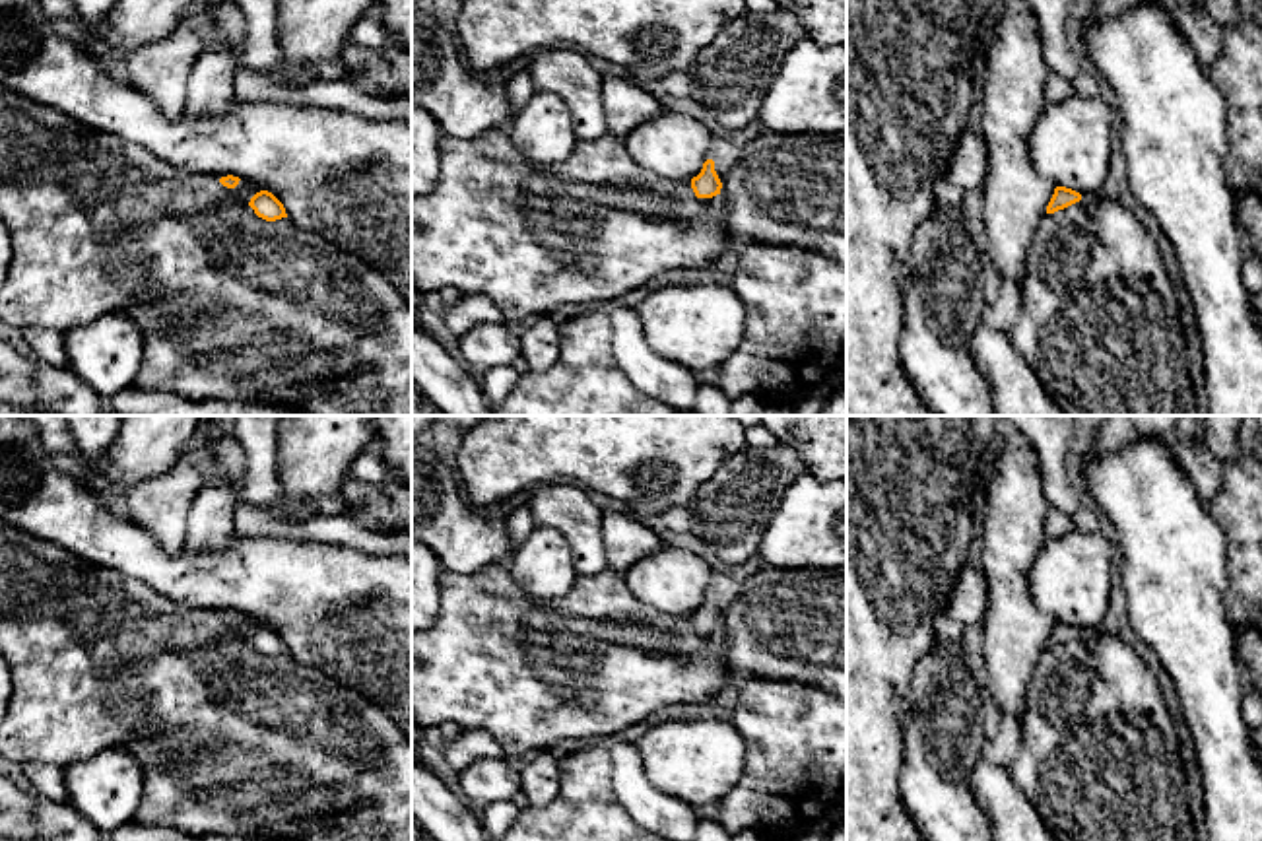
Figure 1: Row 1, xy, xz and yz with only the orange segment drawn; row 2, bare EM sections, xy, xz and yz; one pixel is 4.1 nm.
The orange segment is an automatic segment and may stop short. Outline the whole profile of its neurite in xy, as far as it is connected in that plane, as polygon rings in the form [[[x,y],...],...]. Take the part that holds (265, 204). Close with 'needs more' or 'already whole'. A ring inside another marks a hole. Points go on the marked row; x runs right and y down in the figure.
[[[268,190],[256,192],[249,206],[254,210],[254,214],[266,221],[276,221],[282,218],[287,218],[283,204]]]; already whole

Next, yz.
[[[1056,186],[1054,194],[1046,206],[1046,214],[1054,214],[1058,210],[1064,210],[1076,202],[1083,202],[1083,204],[1091,204],[1091,202],[1099,202],[1103,200],[1103,192],[1076,192],[1072,188],[1066,186]]]; needs more

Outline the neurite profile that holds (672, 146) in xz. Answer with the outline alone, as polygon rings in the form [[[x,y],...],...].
[[[664,109],[633,128],[621,146],[648,173],[666,181],[691,181],[701,173],[713,138],[699,120]]]

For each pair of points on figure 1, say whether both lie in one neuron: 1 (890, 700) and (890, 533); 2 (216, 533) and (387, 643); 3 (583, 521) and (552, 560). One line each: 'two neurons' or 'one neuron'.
1: one neuron
2: two neurons
3: two neurons

